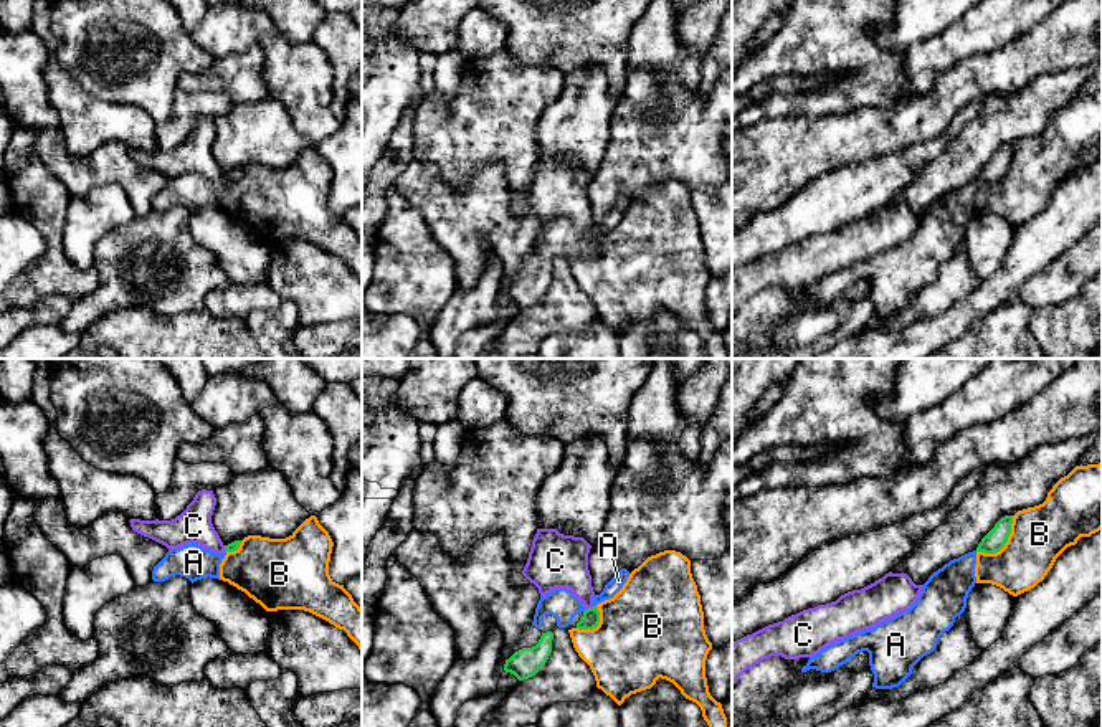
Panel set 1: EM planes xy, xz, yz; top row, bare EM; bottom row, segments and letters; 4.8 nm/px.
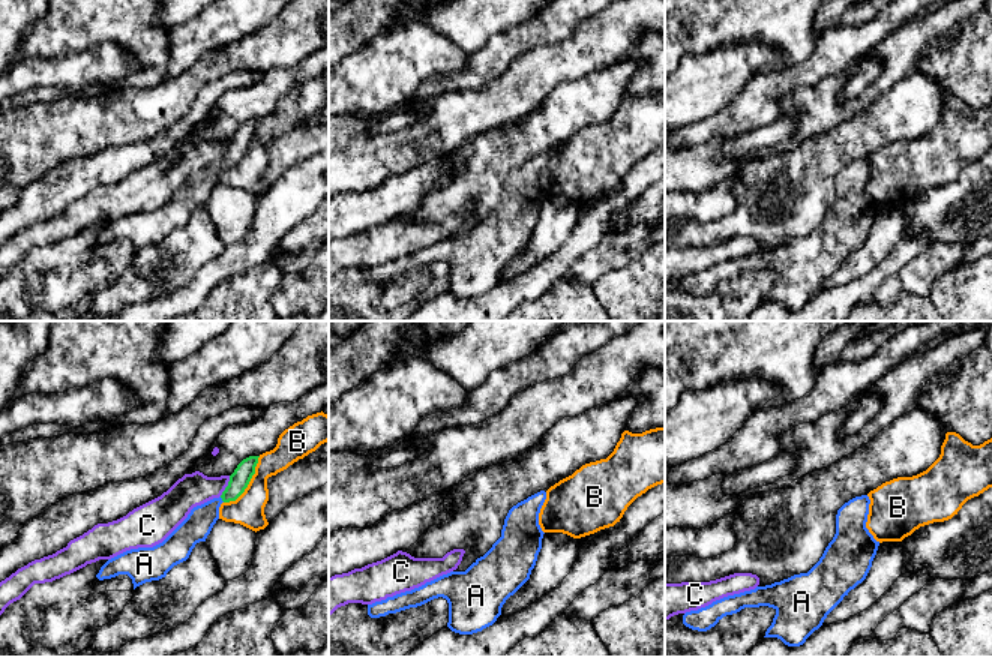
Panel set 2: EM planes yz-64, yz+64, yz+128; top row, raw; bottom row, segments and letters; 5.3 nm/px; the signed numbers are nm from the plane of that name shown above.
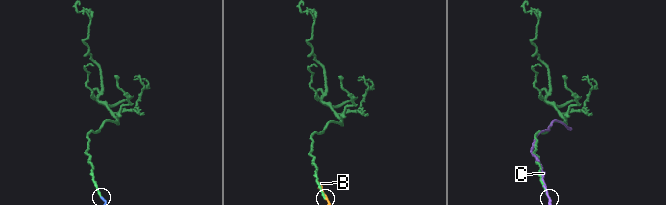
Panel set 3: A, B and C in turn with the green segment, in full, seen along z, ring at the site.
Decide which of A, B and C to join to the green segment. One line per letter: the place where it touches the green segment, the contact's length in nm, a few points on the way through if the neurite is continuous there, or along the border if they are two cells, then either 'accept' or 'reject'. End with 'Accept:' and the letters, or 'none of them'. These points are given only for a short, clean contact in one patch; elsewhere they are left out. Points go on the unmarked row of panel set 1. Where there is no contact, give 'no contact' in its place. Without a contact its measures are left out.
A: no contact; accept
B: contact yz (1005, 172); length 260 nm; reject
C: contact xz (590, 238); length 40 nm; reject
Accept: A

